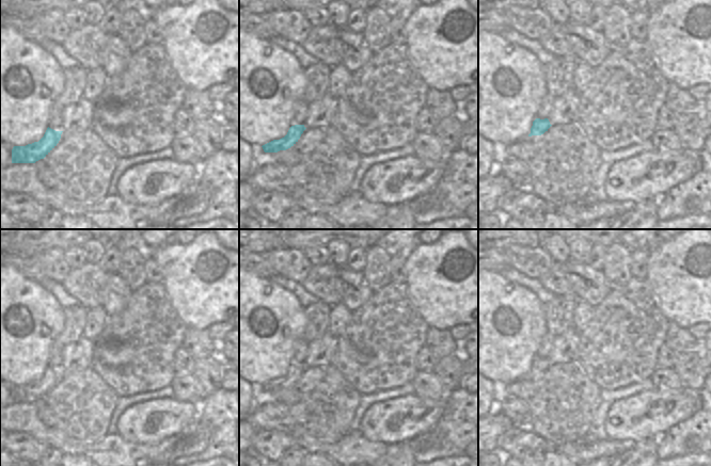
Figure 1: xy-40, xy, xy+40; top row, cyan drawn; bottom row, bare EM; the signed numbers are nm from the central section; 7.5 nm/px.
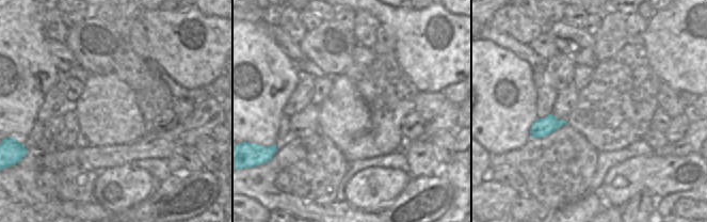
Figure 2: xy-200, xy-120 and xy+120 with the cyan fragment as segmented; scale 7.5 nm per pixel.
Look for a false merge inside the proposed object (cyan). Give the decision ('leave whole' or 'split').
leave whole

